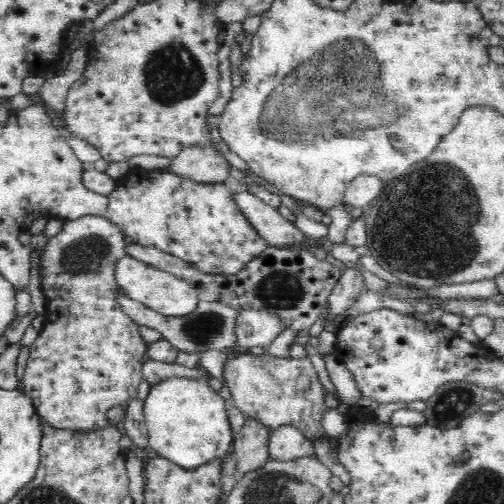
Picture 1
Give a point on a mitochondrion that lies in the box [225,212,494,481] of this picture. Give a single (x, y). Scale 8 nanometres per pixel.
(450, 404)

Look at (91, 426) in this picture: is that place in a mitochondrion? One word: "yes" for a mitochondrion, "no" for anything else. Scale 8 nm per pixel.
no

